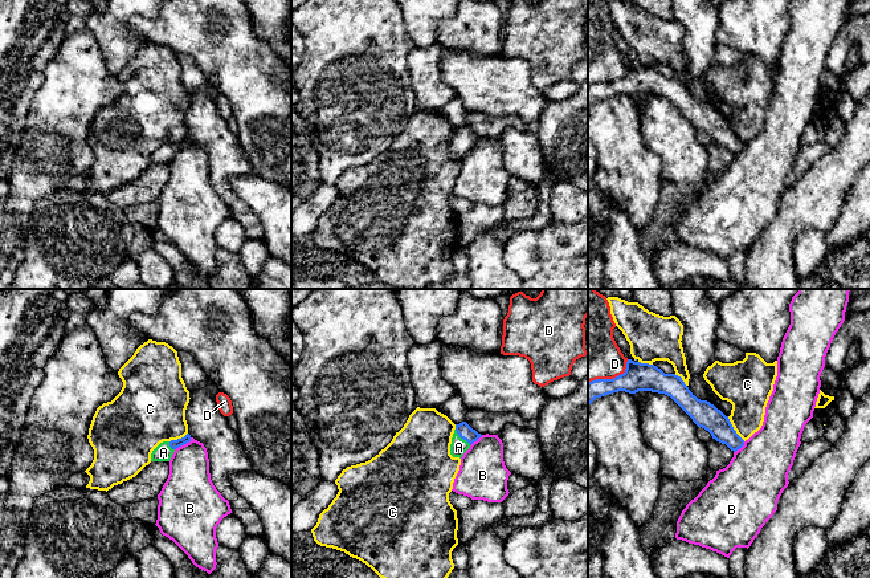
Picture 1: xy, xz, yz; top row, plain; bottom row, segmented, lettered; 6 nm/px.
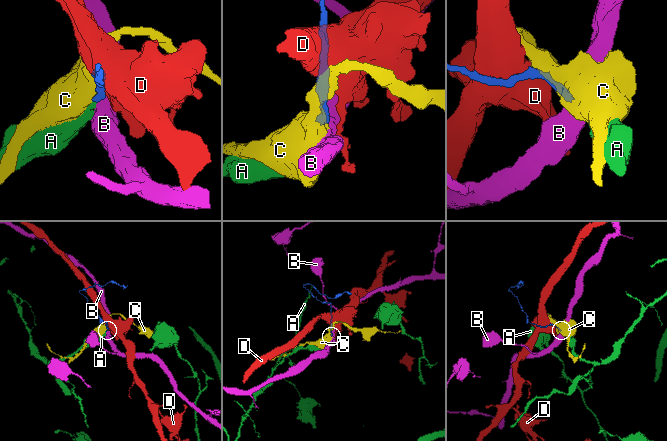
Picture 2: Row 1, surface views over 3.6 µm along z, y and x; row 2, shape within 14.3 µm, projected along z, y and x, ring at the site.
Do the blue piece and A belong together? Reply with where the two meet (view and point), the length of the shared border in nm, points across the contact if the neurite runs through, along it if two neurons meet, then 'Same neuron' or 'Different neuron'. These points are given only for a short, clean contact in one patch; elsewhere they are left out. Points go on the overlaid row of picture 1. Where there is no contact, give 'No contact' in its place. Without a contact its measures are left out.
Touches blue at xz (462, 438). Shared border 140 nm. Path across: xz (464, 430), (462, 438), (458, 447). Same neuron

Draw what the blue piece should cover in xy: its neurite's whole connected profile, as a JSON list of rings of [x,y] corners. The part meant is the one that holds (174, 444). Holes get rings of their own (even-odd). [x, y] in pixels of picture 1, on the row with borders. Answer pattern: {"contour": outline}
{"contour": [[[187,434],[184,437],[171,441],[160,443],[151,453],[151,461],[169,461],[175,449],[189,443],[191,435]]]}

